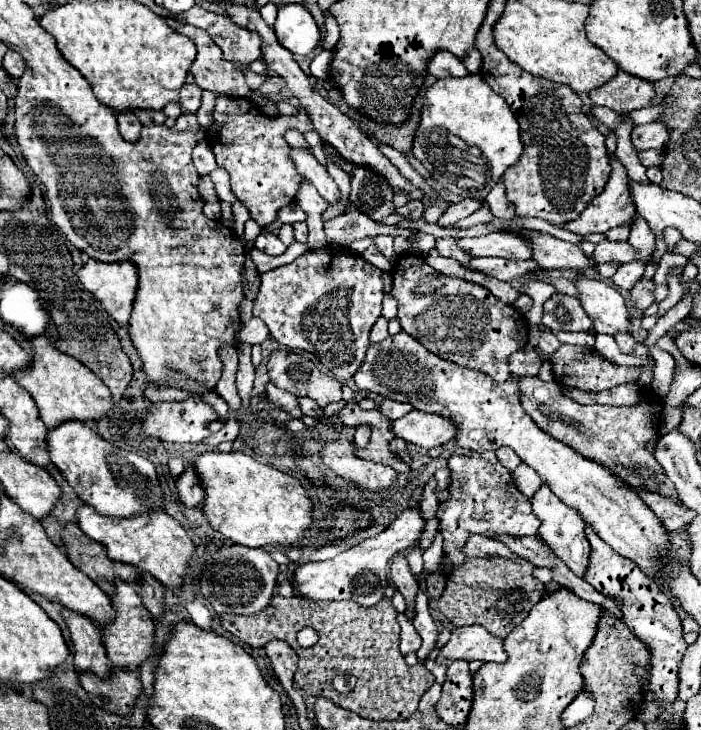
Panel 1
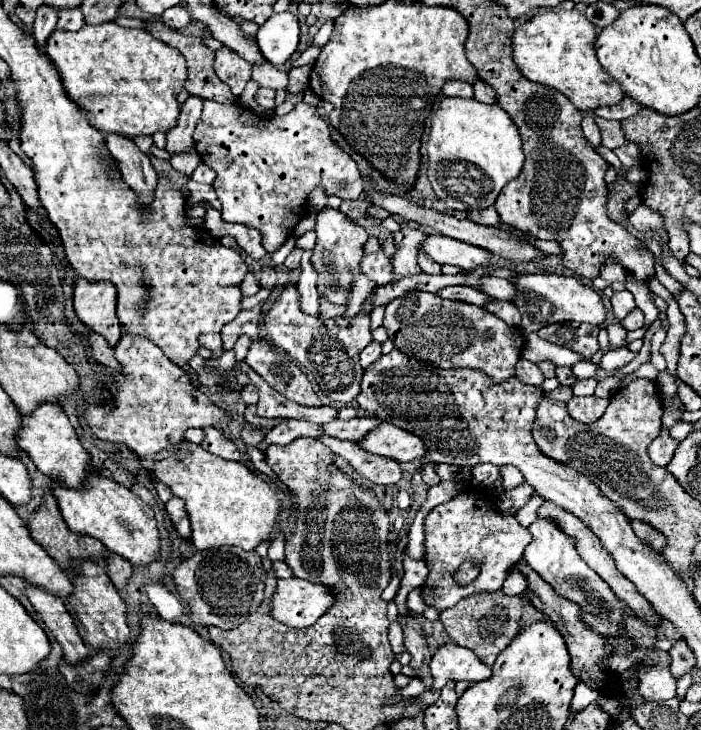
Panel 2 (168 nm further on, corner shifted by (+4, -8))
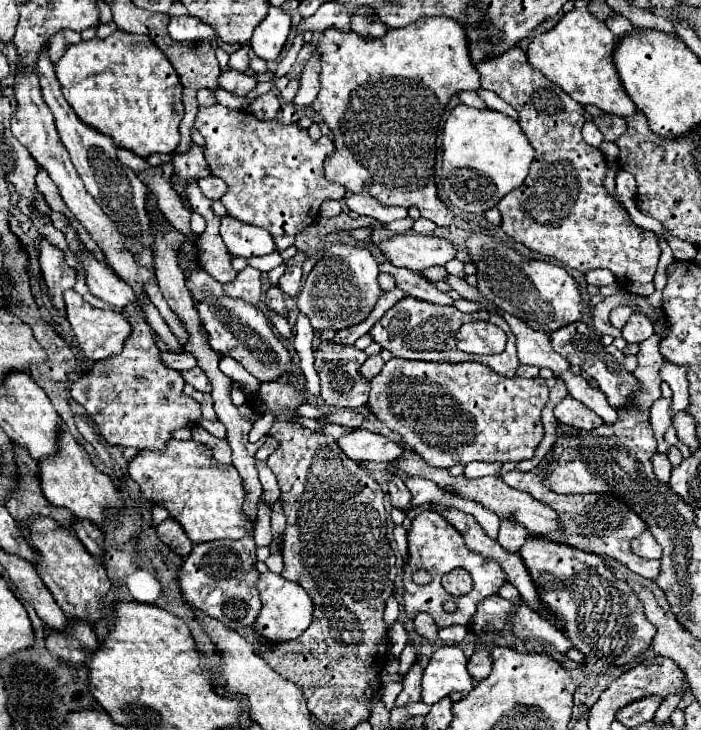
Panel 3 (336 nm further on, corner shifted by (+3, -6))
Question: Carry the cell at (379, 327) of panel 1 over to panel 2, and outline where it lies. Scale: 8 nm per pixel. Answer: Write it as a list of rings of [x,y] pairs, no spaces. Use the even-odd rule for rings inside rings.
[[[372,341],[368,347],[364,347],[362,349],[362,353],[360,353],[360,365],[366,369],[370,363],[374,363],[380,355],[382,355],[382,351],[380,351],[380,343],[376,343],[376,341]]]

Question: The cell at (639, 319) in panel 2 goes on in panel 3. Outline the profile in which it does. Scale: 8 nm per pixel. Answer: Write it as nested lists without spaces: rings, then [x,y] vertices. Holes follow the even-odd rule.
[[[631,315],[629,321],[625,323],[625,327],[621,329],[621,333],[627,343],[643,343],[655,331],[653,331],[653,323],[649,323],[649,319],[645,319],[645,315]]]

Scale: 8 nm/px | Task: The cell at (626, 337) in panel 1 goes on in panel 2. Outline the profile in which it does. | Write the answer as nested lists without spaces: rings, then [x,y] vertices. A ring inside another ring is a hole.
[[[606,325],[610,345],[614,347],[624,347],[626,345],[626,329],[622,325]]]

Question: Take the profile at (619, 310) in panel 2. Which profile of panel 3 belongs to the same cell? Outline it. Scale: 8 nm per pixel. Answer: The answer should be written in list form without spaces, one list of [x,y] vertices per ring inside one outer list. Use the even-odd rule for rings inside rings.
[[[615,307],[615,309],[611,311],[609,323],[613,323],[613,327],[621,329],[621,327],[623,327],[623,323],[631,317],[631,313],[633,313],[633,311],[629,311],[629,307]]]

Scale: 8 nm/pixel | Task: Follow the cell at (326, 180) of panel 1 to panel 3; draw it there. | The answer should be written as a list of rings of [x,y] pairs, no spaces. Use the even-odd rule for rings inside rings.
[[[333,243],[323,251],[323,257],[317,261],[303,289],[299,291],[297,309],[305,317],[309,317],[313,331],[319,333],[359,325],[371,315],[383,295],[383,289],[377,283],[379,273],[379,265],[367,249],[351,247],[345,243]]]

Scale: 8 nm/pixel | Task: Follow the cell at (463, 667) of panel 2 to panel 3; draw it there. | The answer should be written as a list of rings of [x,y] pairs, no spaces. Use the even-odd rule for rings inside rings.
[[[441,647],[433,653],[423,671],[421,701],[433,705],[455,691],[471,691],[473,677],[467,671],[467,657],[459,647]]]

